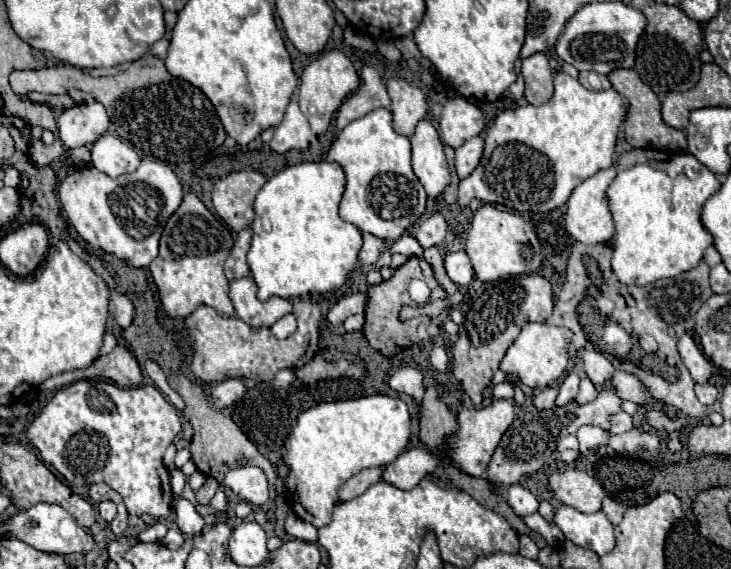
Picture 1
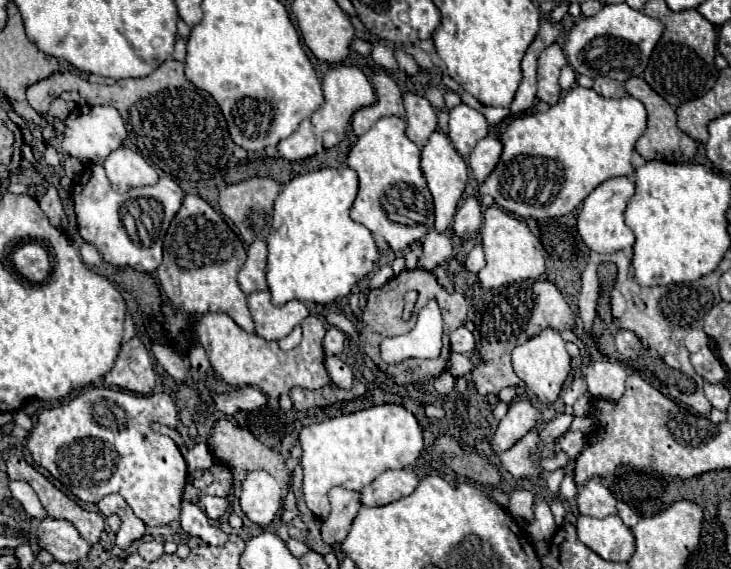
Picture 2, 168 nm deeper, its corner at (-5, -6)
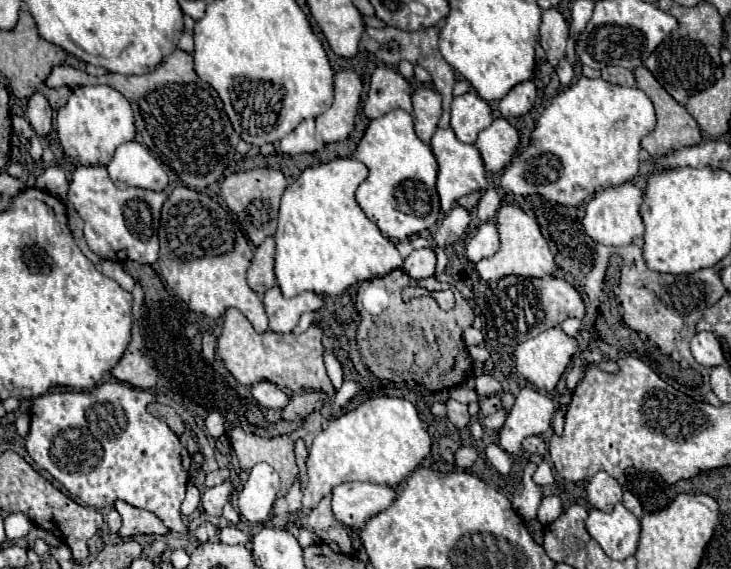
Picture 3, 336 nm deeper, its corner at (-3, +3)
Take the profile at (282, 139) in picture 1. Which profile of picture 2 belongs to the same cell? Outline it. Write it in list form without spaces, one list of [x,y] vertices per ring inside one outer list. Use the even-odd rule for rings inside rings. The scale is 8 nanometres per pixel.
[[[302,120],[298,130],[278,144],[278,154],[286,160],[304,160],[316,152],[316,136],[312,124]]]

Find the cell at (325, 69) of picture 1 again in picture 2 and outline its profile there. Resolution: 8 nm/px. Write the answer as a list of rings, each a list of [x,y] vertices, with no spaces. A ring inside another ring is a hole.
[[[346,64],[330,68],[324,74],[324,78],[322,78],[322,92],[324,92],[324,102],[310,116],[310,120],[312,120],[314,132],[322,140],[324,148],[332,148],[332,146],[336,146],[344,138],[344,132],[348,128],[348,122],[350,122],[352,114],[358,108],[374,104],[376,102],[376,94],[374,94],[372,84],[368,82],[368,78],[356,66],[346,66]]]

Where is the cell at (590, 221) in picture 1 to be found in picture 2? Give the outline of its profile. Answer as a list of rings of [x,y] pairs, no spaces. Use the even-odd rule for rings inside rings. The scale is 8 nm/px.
[[[616,176],[606,182],[602,182],[598,188],[594,188],[582,202],[582,208],[578,212],[578,234],[582,236],[584,244],[594,252],[616,252],[622,248],[628,248],[634,244],[632,230],[624,224],[624,210],[634,194],[634,182],[628,176]]]

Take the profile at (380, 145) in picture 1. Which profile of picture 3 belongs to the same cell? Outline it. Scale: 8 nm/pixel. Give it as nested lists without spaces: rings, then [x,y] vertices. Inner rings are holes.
[[[394,109],[370,121],[354,157],[370,169],[368,179],[356,191],[356,199],[366,217],[372,219],[386,237],[406,239],[436,225],[440,215],[440,199],[436,193],[438,163],[430,145],[416,137],[414,117],[410,113]]]

